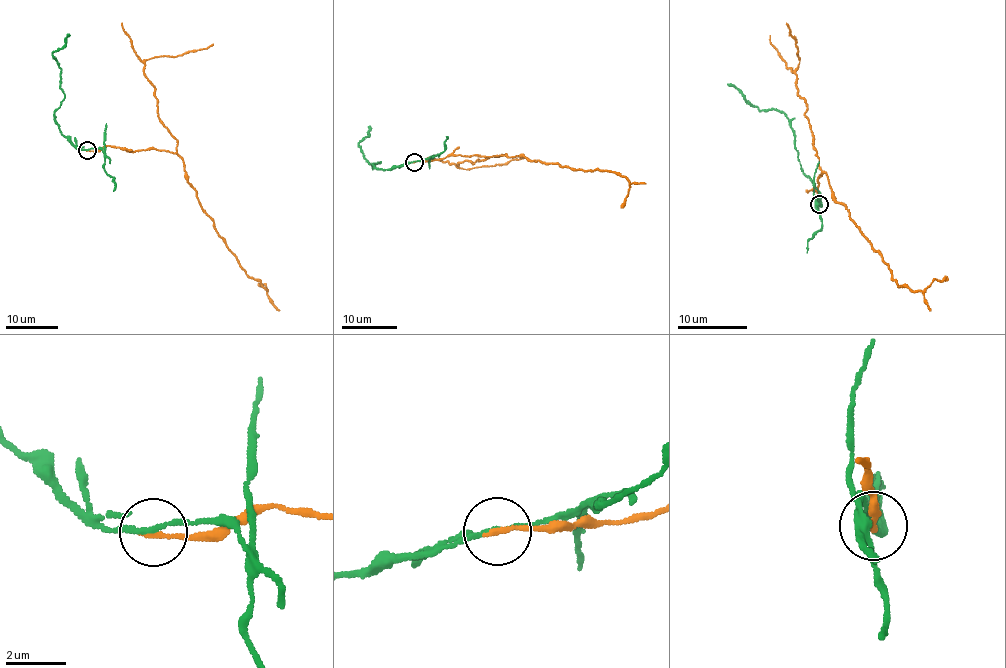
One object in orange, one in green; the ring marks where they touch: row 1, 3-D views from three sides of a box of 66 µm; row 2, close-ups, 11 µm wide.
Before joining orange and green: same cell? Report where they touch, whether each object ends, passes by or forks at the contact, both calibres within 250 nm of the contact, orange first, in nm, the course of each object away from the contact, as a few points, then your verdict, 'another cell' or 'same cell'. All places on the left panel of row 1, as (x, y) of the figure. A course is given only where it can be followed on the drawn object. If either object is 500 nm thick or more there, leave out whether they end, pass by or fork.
place (87, 150); orange ends; green passes by; calibres 190 and 160 nm; course orange (88, 150), (106, 146), (176, 152), (199, 204), (224, 243), (267, 290), (257, 283); course green (88, 150), (74, 146), (61, 133), (54, 113), (64, 98), (61, 68), (52, 53), (63, 47), (69, 34); another cell

